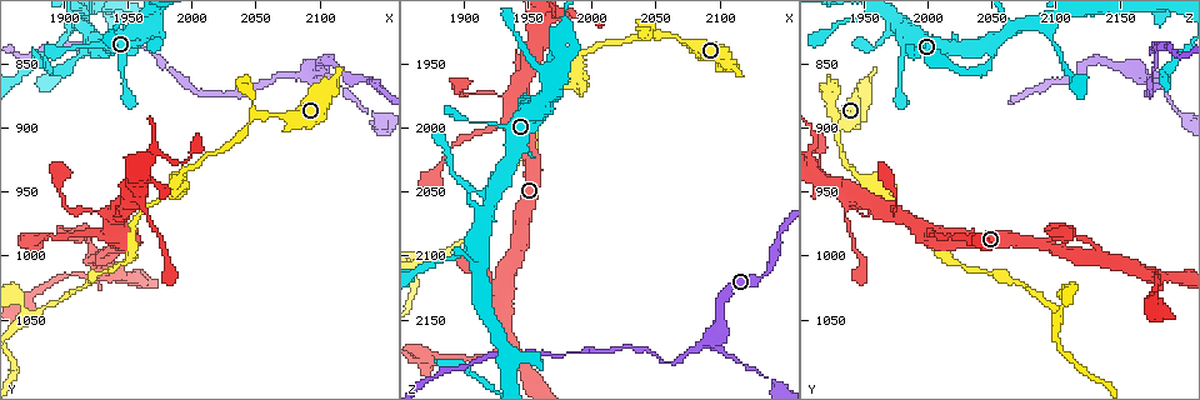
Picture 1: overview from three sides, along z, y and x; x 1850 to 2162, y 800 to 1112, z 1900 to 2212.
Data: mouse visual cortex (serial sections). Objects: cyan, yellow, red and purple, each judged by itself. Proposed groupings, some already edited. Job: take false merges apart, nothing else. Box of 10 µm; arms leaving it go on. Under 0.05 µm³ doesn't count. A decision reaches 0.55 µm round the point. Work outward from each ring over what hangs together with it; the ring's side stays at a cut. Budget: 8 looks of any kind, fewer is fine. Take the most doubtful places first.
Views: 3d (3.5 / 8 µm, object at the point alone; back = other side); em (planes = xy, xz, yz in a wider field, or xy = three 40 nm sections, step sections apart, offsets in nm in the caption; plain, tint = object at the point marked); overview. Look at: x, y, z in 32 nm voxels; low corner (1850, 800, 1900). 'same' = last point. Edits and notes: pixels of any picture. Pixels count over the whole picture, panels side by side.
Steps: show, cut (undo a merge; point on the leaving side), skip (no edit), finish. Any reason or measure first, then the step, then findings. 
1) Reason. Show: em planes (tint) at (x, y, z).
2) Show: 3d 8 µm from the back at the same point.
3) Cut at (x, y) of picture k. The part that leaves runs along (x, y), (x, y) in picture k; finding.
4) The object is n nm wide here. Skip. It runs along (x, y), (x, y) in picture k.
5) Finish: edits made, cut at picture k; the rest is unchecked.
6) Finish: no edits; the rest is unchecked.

Calibre changes. Show: 3d 3.5 µm at (2072, 862, 2178).

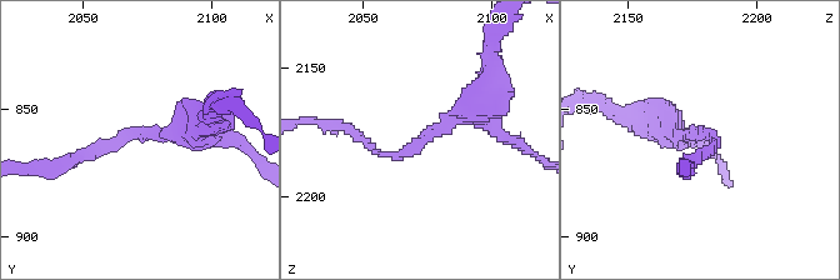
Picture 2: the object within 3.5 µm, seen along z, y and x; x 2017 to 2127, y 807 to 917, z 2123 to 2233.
The arms are 100, 350 nm wide; shape alone is not enough. Show: em xy step 3 (tint) at (2071, 859, 2179).

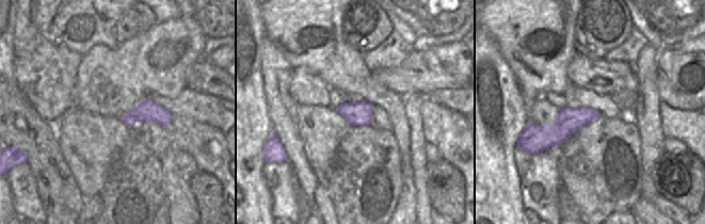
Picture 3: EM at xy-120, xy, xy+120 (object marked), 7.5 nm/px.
Skip. It runs along (203, 125), (130, 133), (69, 159) in picture 2; all the same cell.

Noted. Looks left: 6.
Sudden change in width. Show: 3d 8 µm at (2048, 892, 1926).

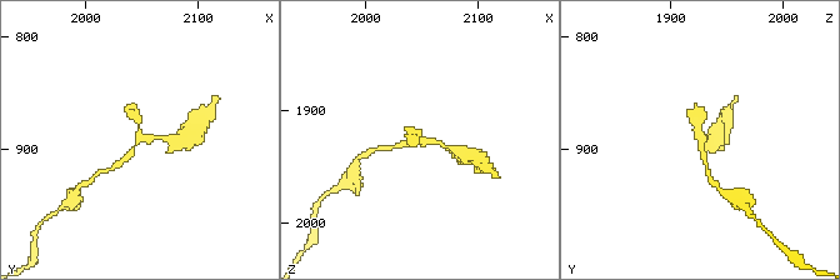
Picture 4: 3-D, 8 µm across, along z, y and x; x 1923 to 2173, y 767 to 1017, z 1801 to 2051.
Now the EM. Show: em planes (tint) at the same point.

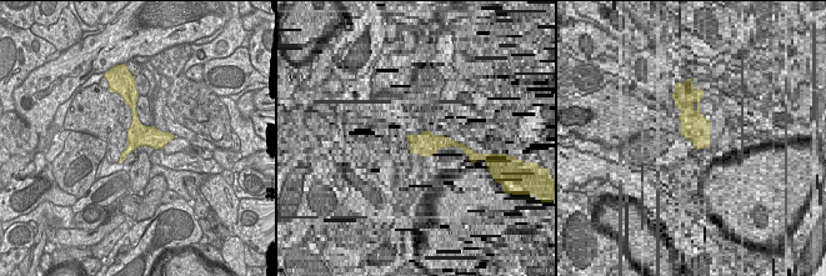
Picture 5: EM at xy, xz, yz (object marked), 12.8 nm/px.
Skip. It runs along (175, 138), (143, 138), (115, 165) in picture 4; continuous, no second cell.

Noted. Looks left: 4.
Sharp bend. Show: 3d 8 µm at (1926, 1000, 2132).

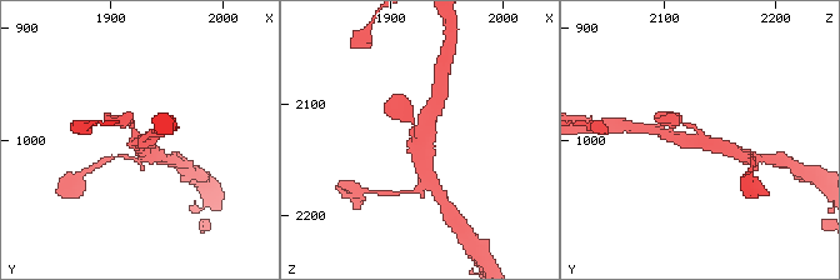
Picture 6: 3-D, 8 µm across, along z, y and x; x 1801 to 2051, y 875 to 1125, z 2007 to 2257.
Need the tissue. Show: em xy step 5 (tint) at the same point.

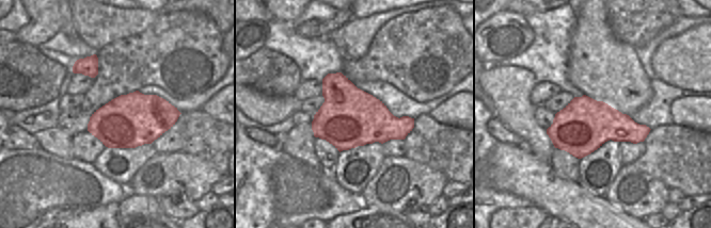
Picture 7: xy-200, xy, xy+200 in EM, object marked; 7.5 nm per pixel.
The object is 460 nm wide here. Skip. It runs along (671, 133), (731, 150) in picture 6; continuous, no second cell.

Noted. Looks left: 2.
Finish: no edits; the rest is unchecked.

